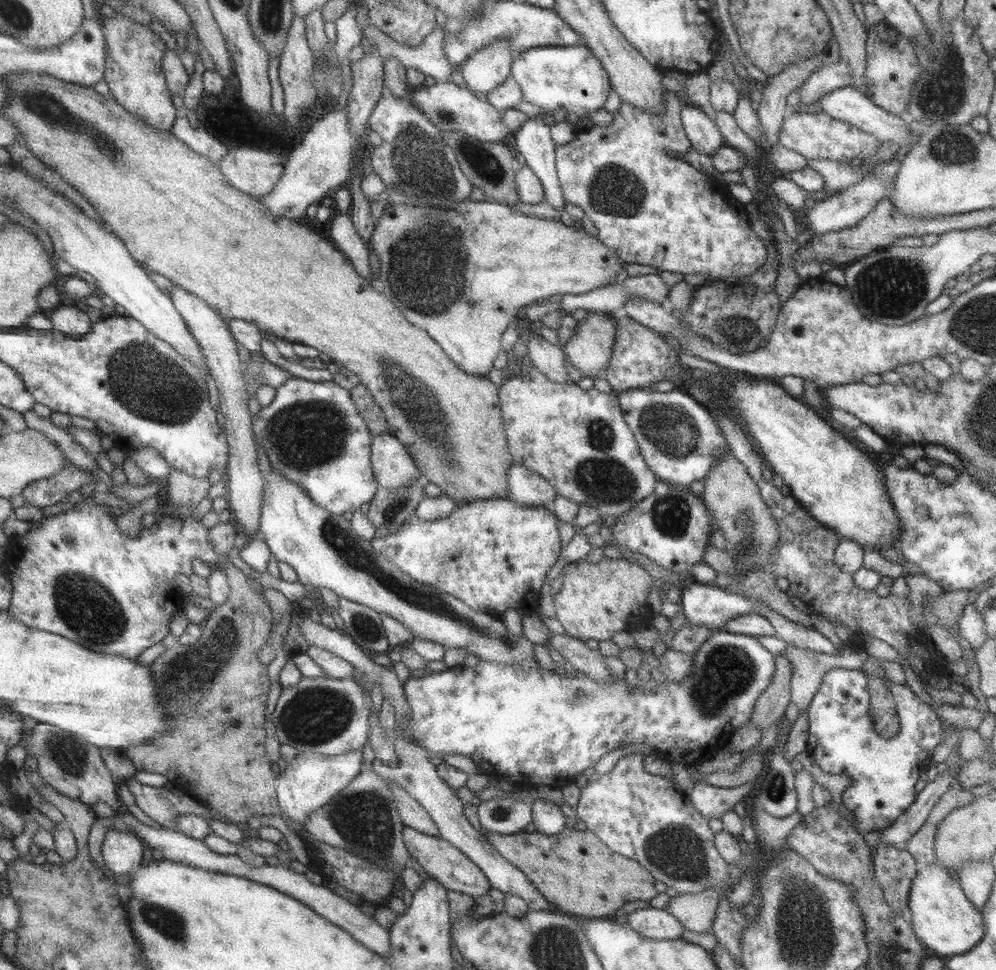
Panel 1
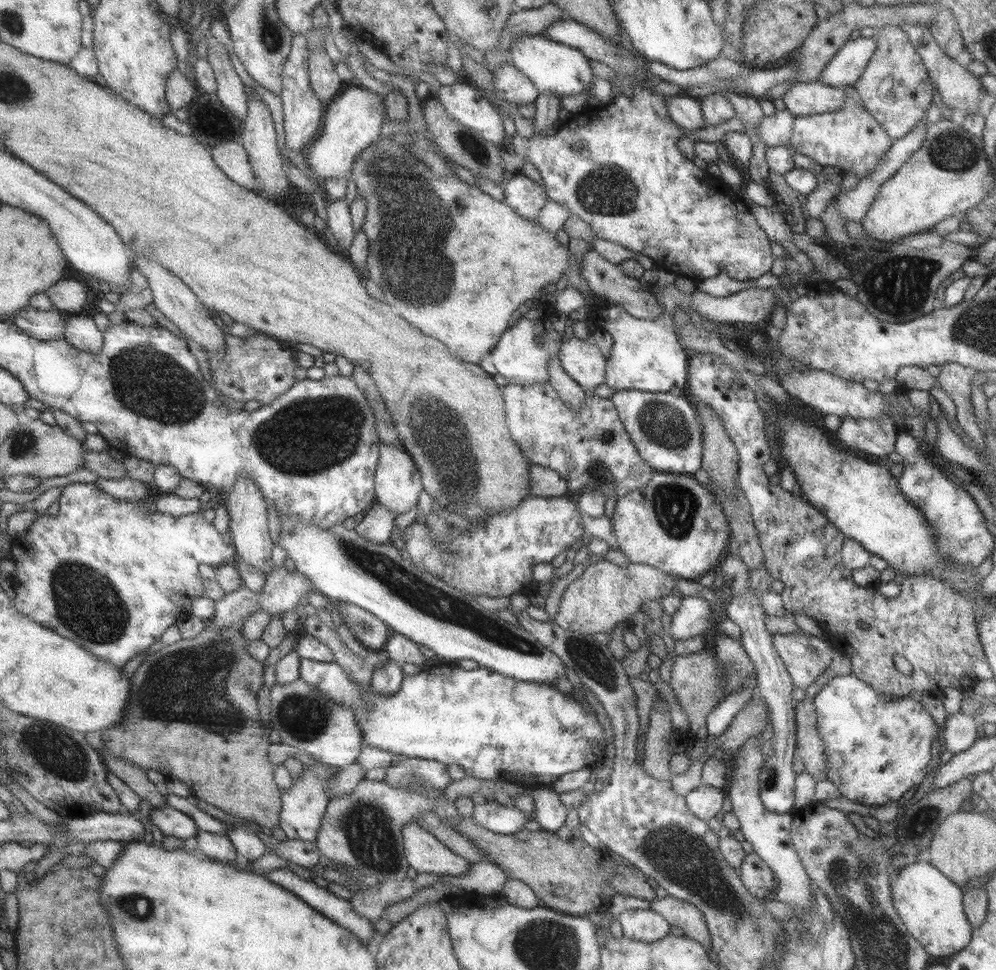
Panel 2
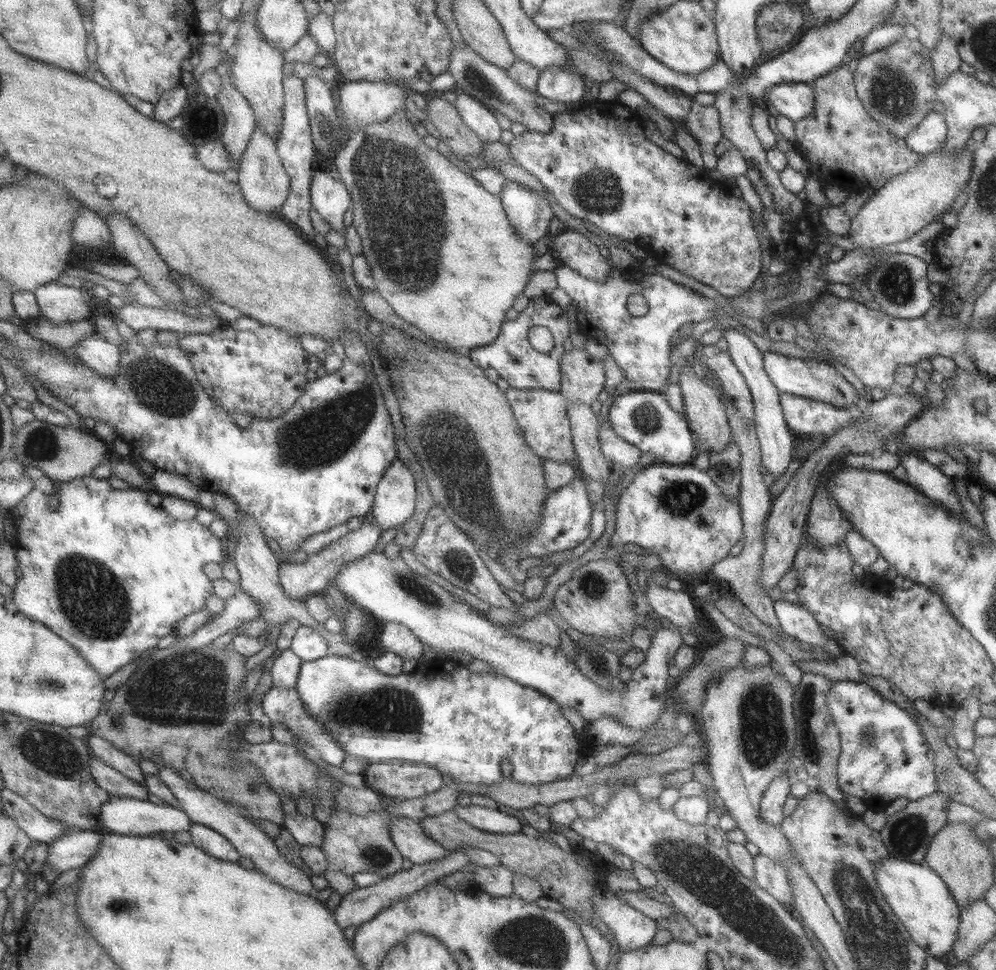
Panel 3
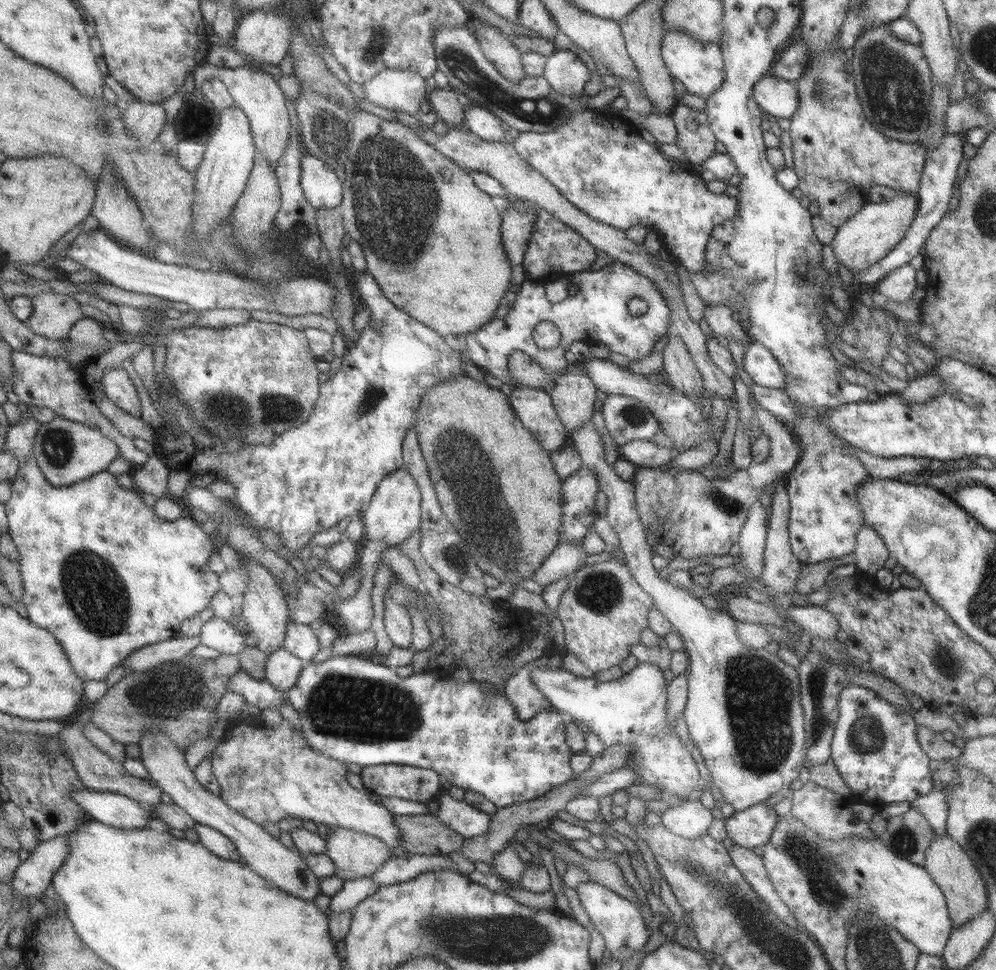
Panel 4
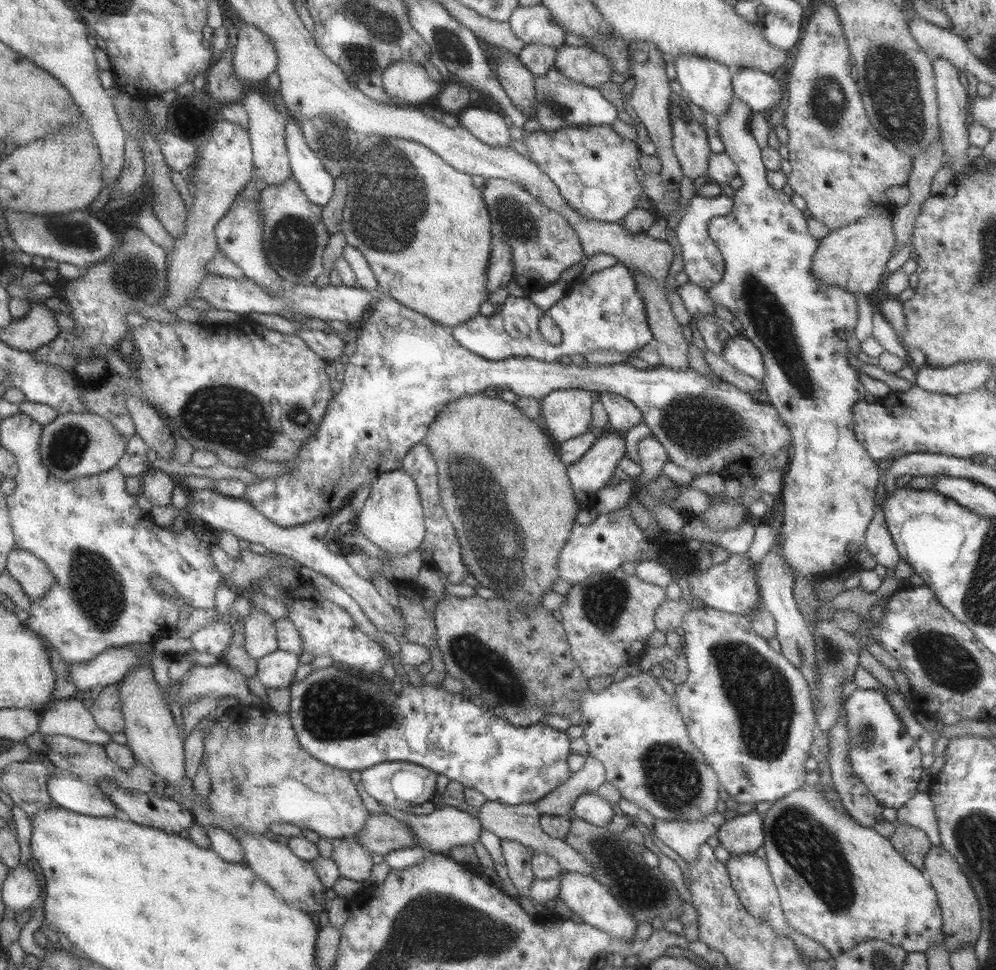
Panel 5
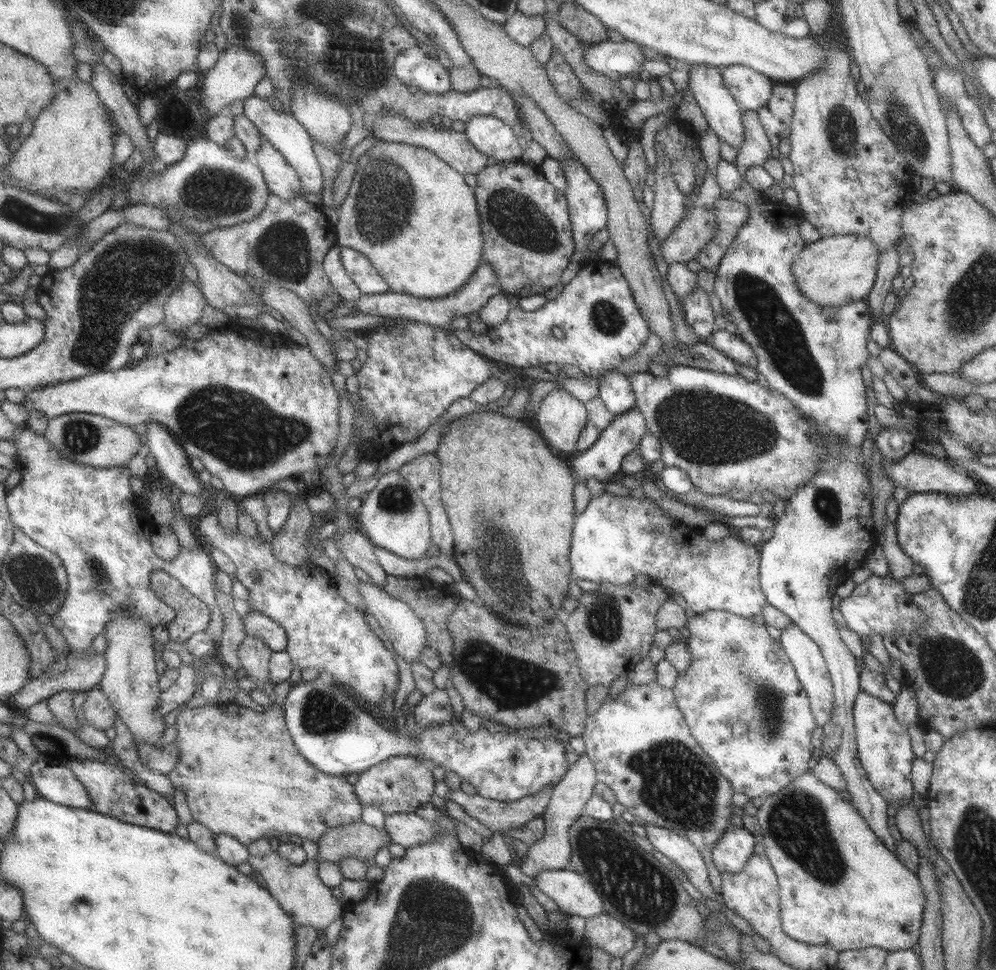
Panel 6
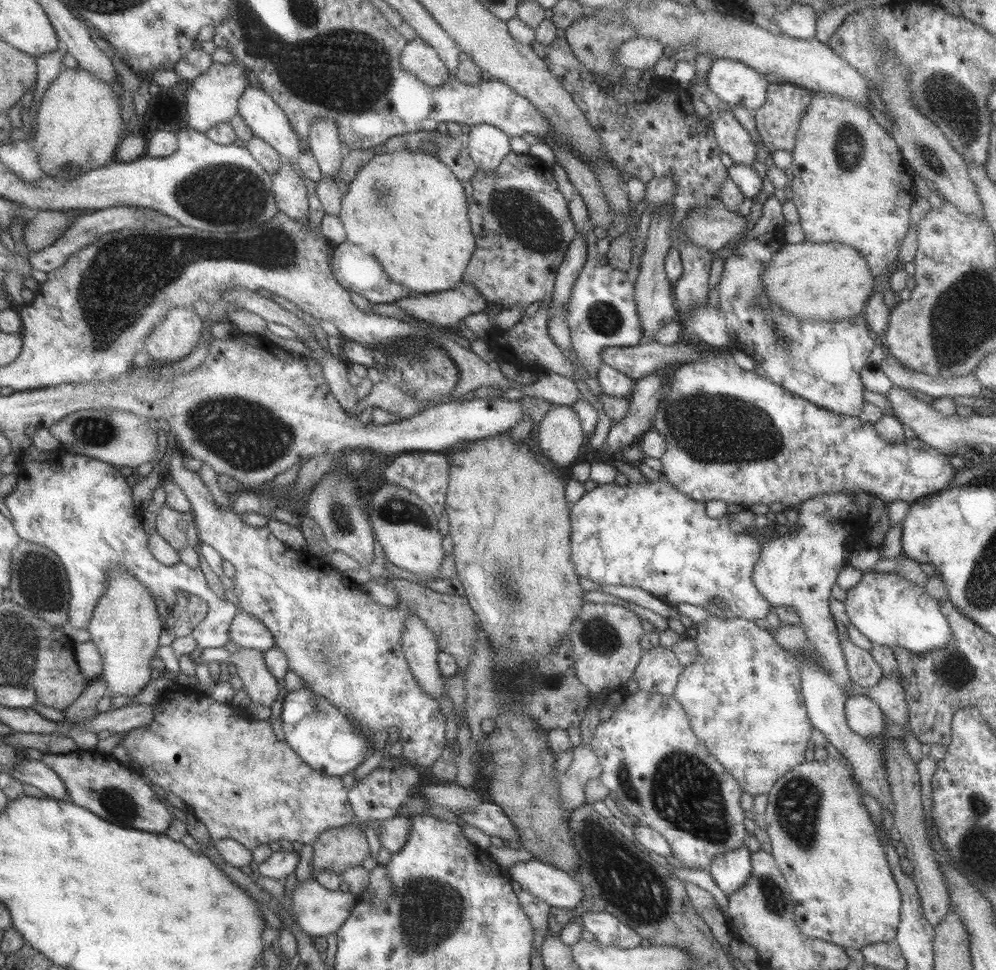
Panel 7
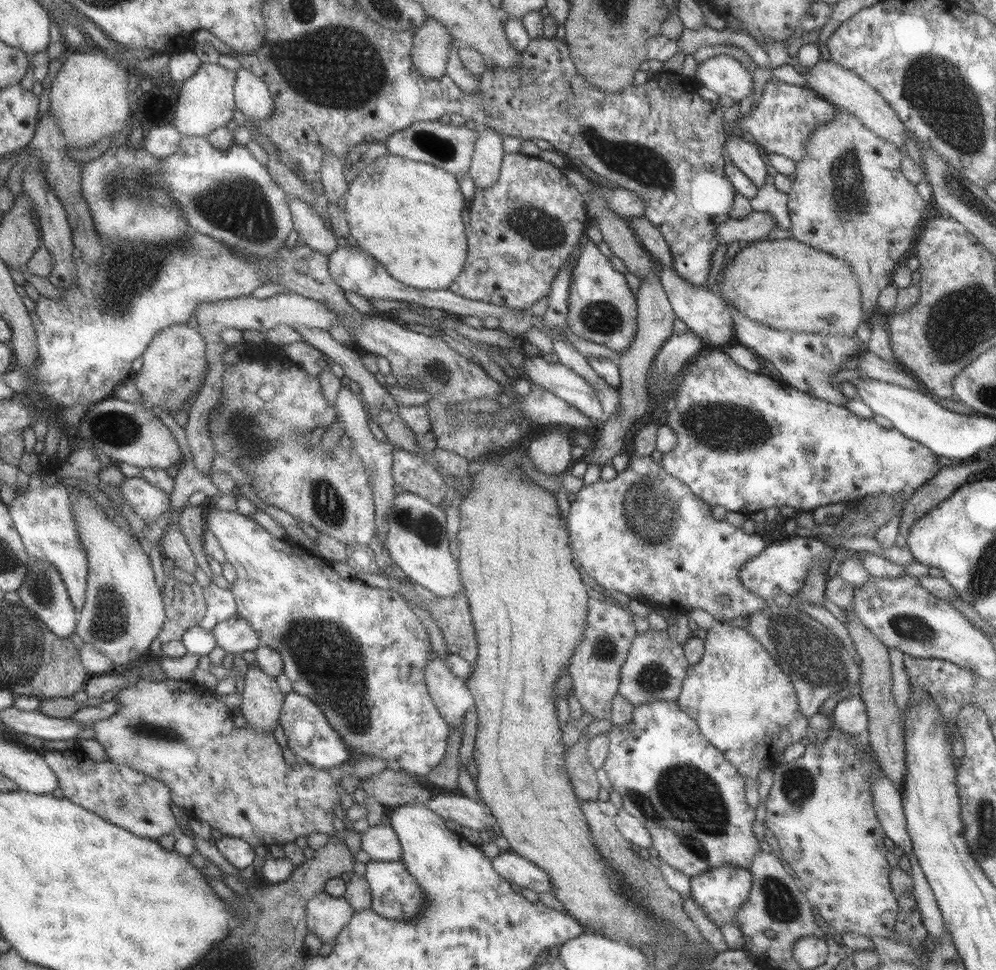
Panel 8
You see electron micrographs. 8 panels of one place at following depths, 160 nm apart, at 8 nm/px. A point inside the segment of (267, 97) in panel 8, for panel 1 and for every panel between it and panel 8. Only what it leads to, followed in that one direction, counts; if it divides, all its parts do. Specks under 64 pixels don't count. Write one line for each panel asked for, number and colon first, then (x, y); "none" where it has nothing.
1: (342, 233)
2: (339, 223)
3: (329, 198)
4: (320, 186)
5: (318, 185)
6: (281, 129)
7: (259, 112)

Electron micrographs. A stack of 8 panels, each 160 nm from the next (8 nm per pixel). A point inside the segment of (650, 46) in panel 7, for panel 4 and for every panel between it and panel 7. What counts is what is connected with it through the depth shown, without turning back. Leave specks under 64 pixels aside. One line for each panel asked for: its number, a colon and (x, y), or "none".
4: (564, 71)
5: (582, 64)
6: (615, 60)

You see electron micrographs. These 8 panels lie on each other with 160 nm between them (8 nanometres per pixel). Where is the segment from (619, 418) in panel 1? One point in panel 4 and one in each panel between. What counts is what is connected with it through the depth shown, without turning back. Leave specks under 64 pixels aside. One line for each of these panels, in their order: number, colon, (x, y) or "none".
2: (589, 448)
3: (541, 415)
4: (533, 408)

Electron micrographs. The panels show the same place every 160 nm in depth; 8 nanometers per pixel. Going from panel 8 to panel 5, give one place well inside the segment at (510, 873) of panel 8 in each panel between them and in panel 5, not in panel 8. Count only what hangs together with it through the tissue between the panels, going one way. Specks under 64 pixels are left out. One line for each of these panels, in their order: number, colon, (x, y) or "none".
5: (582, 894)
6: (574, 895)
7: (557, 888)

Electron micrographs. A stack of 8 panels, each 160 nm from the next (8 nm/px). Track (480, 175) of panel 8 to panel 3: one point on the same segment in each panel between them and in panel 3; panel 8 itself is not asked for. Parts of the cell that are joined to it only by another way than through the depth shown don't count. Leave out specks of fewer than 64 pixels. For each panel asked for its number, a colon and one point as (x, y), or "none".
3: (476, 116)
4: (480, 121)
5: (489, 127)
6: (495, 139)
7: (487, 145)

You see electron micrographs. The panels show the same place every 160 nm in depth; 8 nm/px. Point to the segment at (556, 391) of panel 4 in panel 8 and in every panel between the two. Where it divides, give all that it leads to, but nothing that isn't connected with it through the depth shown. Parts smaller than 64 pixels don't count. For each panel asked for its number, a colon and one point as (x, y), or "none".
5: (565, 413)
6: (560, 418)
7: (559, 435)
8: (549, 453)

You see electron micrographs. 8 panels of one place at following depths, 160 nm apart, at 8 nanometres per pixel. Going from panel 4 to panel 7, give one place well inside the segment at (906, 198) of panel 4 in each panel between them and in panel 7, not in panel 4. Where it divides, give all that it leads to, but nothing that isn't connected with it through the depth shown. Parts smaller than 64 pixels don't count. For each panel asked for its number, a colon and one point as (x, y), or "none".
5: (853, 258)
6: (832, 271)
7: (830, 281)

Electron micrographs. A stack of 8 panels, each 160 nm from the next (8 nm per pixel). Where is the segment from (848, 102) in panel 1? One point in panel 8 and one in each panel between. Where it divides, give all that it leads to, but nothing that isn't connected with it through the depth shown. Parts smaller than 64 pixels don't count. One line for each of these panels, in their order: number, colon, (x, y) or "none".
2: (801, 99)
3: (793, 101)
4: (777, 98)
5: (760, 91)
6: (750, 89)
7: (735, 83)
8: (722, 74)

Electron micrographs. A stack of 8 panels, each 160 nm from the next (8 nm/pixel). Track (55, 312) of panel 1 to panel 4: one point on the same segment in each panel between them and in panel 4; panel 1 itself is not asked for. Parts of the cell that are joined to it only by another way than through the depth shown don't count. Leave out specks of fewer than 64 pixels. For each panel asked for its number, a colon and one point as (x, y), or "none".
2: (80, 332)
3: (99, 355)
4: (117, 387)

